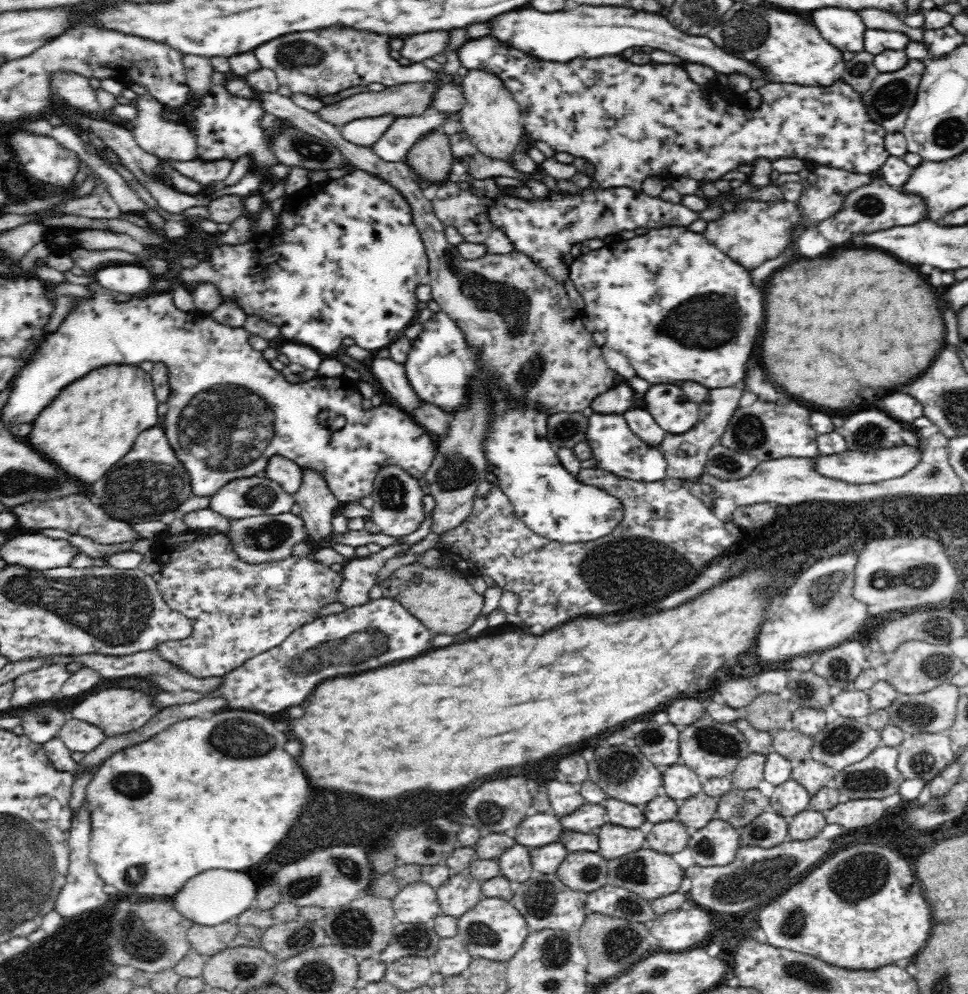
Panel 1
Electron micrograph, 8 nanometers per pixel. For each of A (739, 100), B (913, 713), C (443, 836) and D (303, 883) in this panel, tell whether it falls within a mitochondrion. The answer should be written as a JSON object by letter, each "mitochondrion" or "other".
{"A":"other","B":"mitochondrion","C":"mitochondrion","D":"mitochondrion"}

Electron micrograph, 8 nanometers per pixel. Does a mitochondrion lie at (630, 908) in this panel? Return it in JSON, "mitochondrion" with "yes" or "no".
{"mitochondrion":"yes"}

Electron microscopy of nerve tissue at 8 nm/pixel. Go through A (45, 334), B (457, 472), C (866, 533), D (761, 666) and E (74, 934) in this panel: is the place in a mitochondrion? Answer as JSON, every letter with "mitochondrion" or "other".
{"A":"other","B":"mitochondrion","C":"other","D":"other","E":"mitochondrion"}

